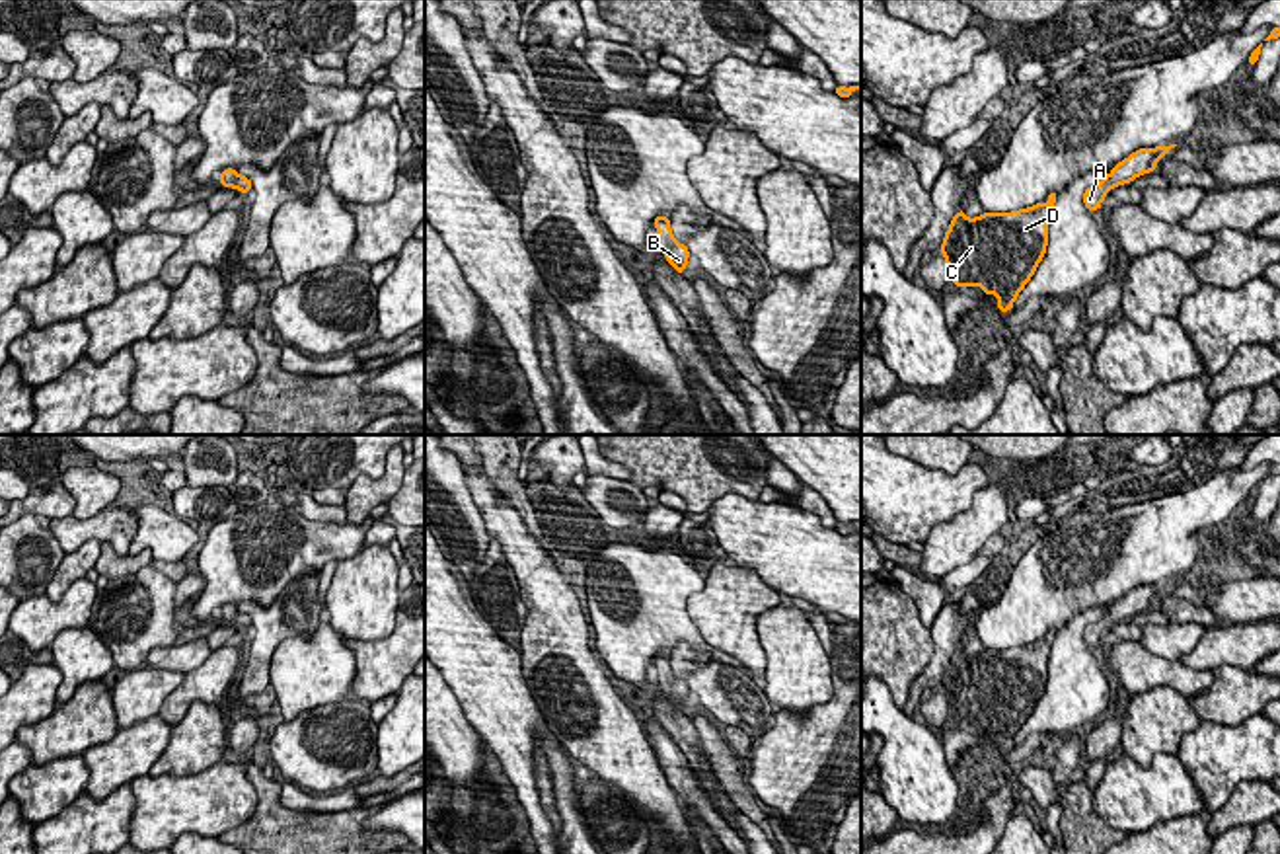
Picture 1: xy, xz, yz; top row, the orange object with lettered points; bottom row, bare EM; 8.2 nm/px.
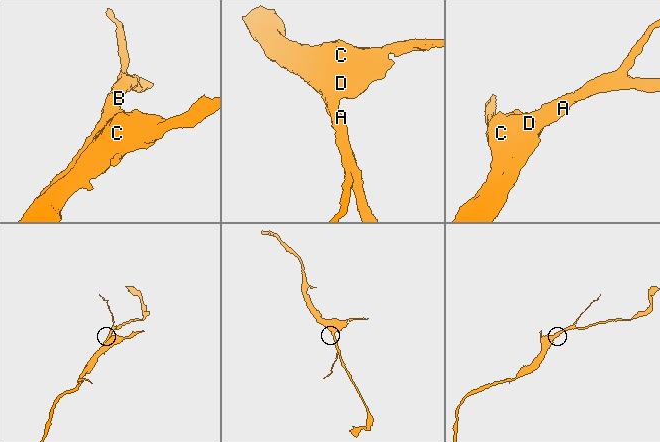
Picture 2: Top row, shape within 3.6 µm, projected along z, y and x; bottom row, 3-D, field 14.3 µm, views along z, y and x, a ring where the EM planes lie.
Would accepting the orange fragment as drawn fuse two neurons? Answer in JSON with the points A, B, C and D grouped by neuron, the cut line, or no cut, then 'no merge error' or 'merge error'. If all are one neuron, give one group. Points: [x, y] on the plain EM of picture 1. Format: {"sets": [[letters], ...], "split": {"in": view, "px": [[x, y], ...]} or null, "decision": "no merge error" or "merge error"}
{"sets": [["A", "B", "C", "D"]], "split": null, "decision": "no merge error"}

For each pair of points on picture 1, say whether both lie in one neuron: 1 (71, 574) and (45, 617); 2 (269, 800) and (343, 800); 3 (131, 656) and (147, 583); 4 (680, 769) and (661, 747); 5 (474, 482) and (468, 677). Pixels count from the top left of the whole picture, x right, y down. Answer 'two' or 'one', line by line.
1: two
2: two
3: one
4: one
5: two

